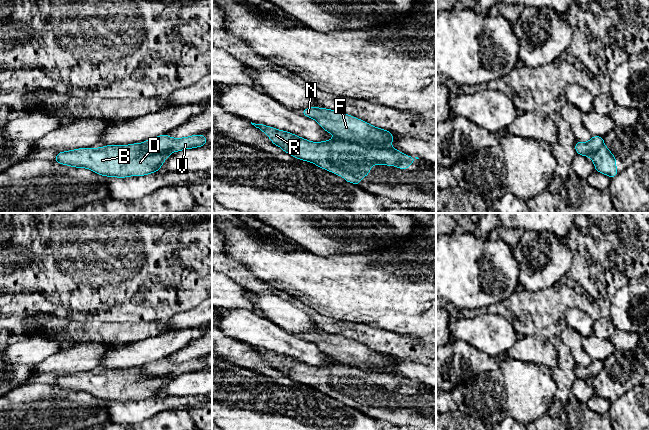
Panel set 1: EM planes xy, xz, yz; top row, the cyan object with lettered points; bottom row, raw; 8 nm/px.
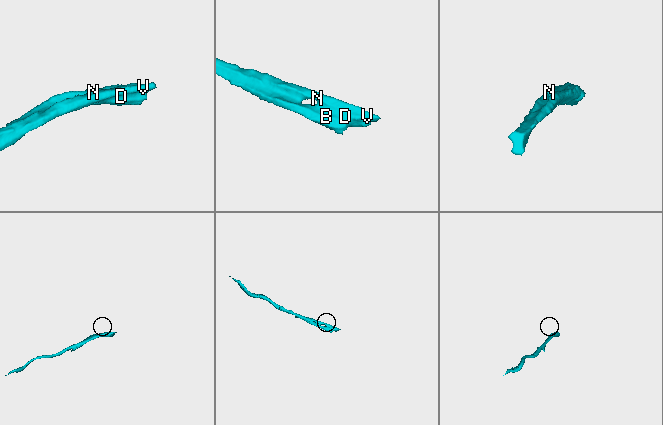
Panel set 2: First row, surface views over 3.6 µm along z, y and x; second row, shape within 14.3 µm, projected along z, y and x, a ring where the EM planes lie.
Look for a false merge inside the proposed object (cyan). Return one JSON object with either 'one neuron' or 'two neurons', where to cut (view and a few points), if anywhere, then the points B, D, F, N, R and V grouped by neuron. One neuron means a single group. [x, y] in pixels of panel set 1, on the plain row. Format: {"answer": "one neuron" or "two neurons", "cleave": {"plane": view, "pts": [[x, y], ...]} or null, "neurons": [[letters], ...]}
{"answer": "two neurons", "cleave": {"plane": "xz", "pts": [[336, 361], [367, 369], [389, 370]]}, "neurons": [["B", "D", "R"], ["F", "N", "V"]]}

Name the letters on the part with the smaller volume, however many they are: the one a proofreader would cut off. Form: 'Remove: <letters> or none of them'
Remove: F, N, V

